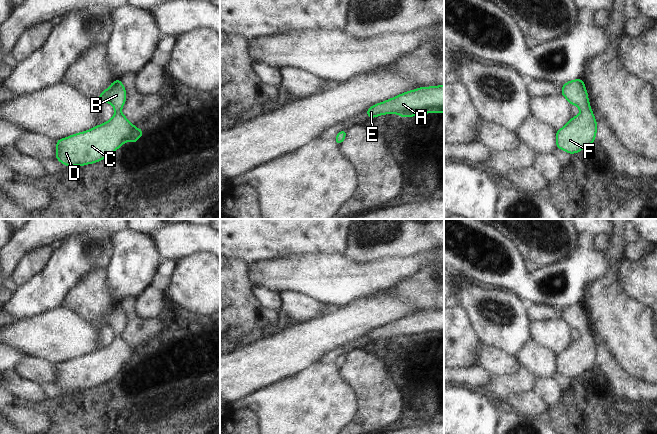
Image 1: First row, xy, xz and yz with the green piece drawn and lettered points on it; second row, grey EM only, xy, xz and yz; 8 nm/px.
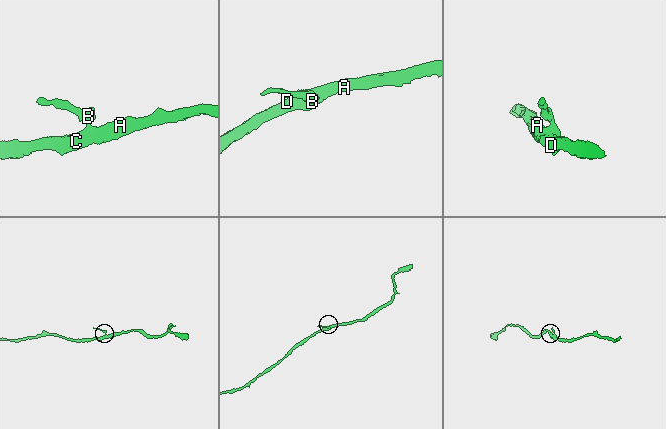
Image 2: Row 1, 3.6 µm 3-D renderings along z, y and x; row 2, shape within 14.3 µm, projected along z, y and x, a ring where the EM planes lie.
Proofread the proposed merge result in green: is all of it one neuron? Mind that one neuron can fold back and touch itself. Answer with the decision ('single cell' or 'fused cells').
single cell

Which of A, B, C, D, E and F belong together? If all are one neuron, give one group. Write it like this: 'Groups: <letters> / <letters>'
Groups: A B C D E F.

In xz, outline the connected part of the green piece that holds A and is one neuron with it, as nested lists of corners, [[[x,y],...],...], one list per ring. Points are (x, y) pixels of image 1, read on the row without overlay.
[[[444,309],[421,311],[375,328],[366,334],[368,342],[396,337],[401,341],[413,341],[424,337],[444,336]]]

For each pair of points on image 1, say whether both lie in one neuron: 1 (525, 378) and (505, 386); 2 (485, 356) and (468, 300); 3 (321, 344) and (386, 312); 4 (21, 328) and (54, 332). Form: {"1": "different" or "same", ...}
{"1": "same", "2": "different", "3": "same", "4": "same"}

